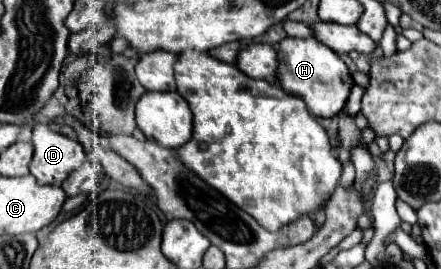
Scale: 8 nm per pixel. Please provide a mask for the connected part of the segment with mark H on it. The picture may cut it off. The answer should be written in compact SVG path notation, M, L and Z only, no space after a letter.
M285 37L279 43L277 59L277 83L283 91L299 95L315 117L335 117L345 107L353 79L347 65L327 45L321 45L317 39Z

